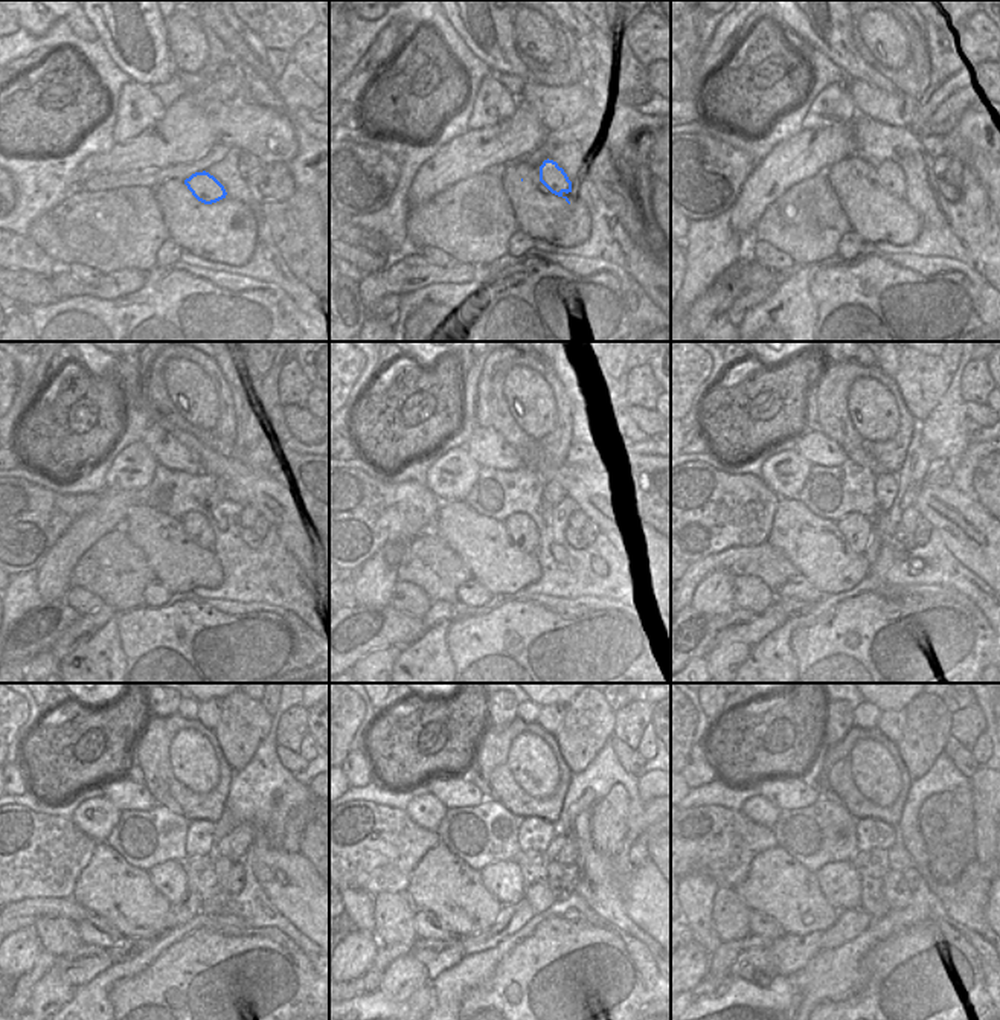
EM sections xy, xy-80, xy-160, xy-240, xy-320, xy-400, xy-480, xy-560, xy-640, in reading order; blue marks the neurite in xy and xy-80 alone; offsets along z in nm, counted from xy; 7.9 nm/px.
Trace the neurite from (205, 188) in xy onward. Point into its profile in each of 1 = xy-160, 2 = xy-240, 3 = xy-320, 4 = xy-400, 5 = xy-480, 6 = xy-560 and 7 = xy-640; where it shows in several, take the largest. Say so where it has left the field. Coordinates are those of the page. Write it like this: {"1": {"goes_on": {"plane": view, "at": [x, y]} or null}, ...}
{"1": {"goes_on": {"plane": "xy-160", "at": [891, 176]}}, "2": {"goes_on": {"plane": "xy-240", "at": [195, 526]}}, "3": {"goes_on": {"plane": "xy-320", "at": [522, 531]}}, "4": {"goes_on": {"plane": "xy-400", "at": [858, 531]}}, "5": {"goes_on": {"plane": "xy-480", "at": [171, 878]}}, "6": {"goes_on": {"plane": "xy-560", "at": [505, 880]}}, "7": {"goes_on": {"plane": "xy-640", "at": [840, 883]}}}

